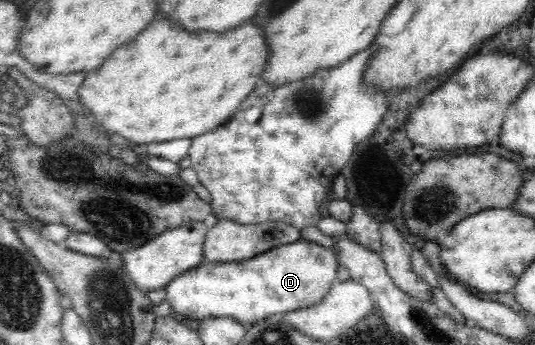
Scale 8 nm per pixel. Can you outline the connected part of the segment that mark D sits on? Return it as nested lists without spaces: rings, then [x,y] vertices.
[[[301,239],[294,241],[293,244],[282,245],[269,252],[261,253],[249,260],[227,264],[201,262],[195,268],[174,276],[173,280],[166,284],[165,290],[172,312],[195,325],[209,317],[227,317],[249,328],[273,314],[283,315],[297,309],[309,308],[323,300],[331,285],[337,280],[337,268],[335,253],[320,244]]]

